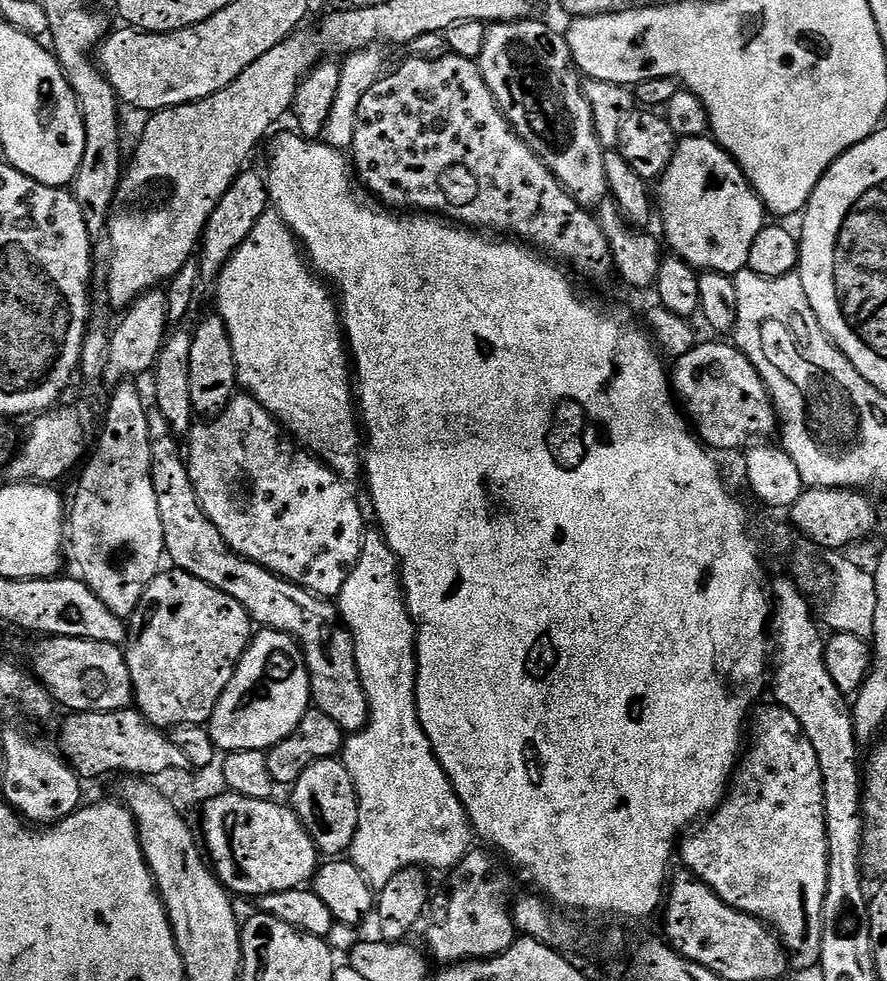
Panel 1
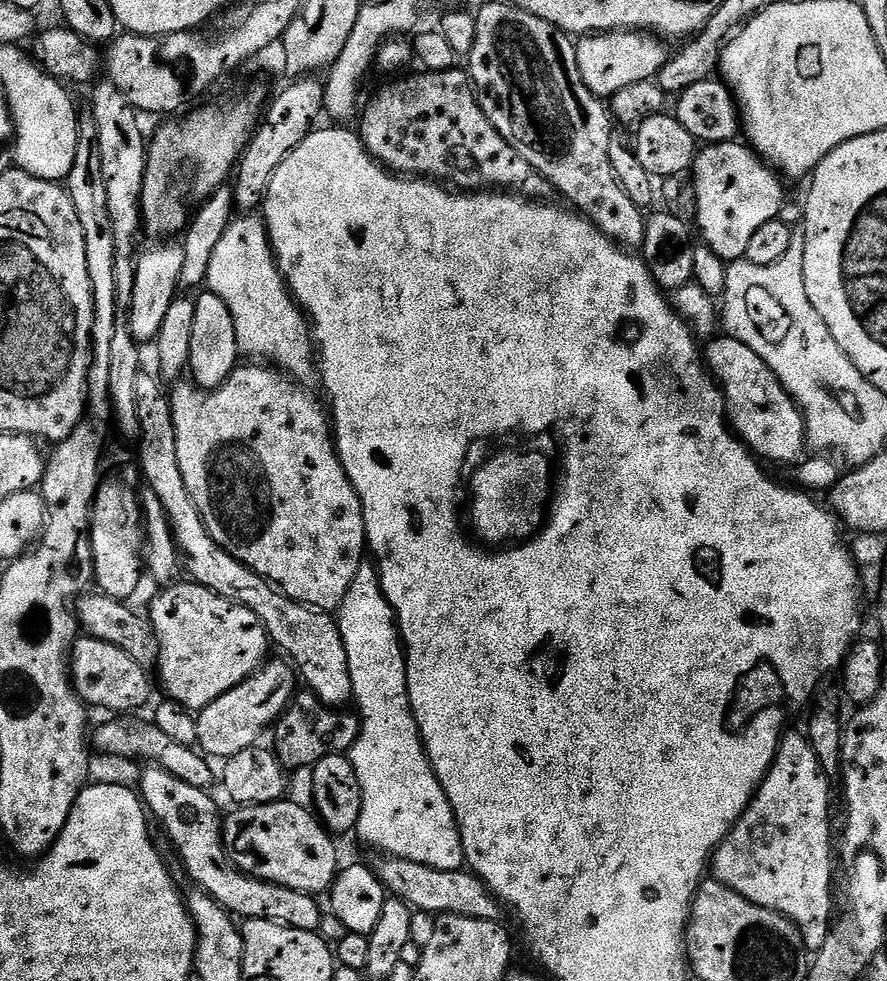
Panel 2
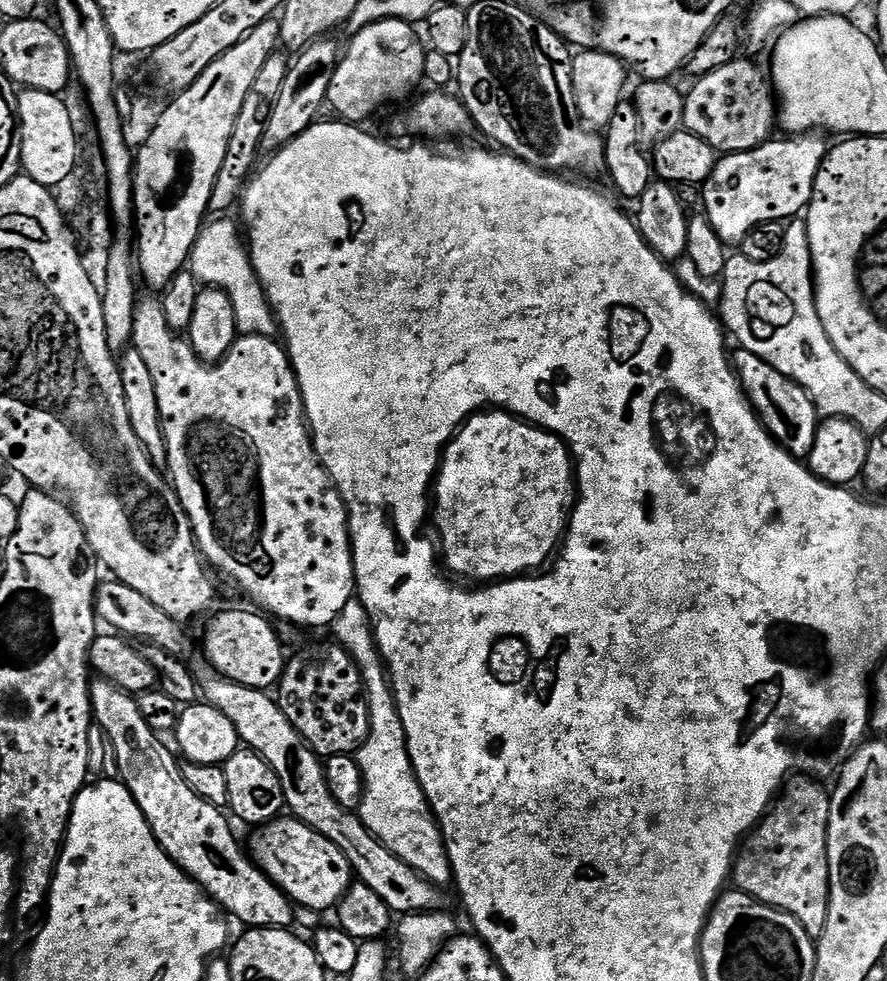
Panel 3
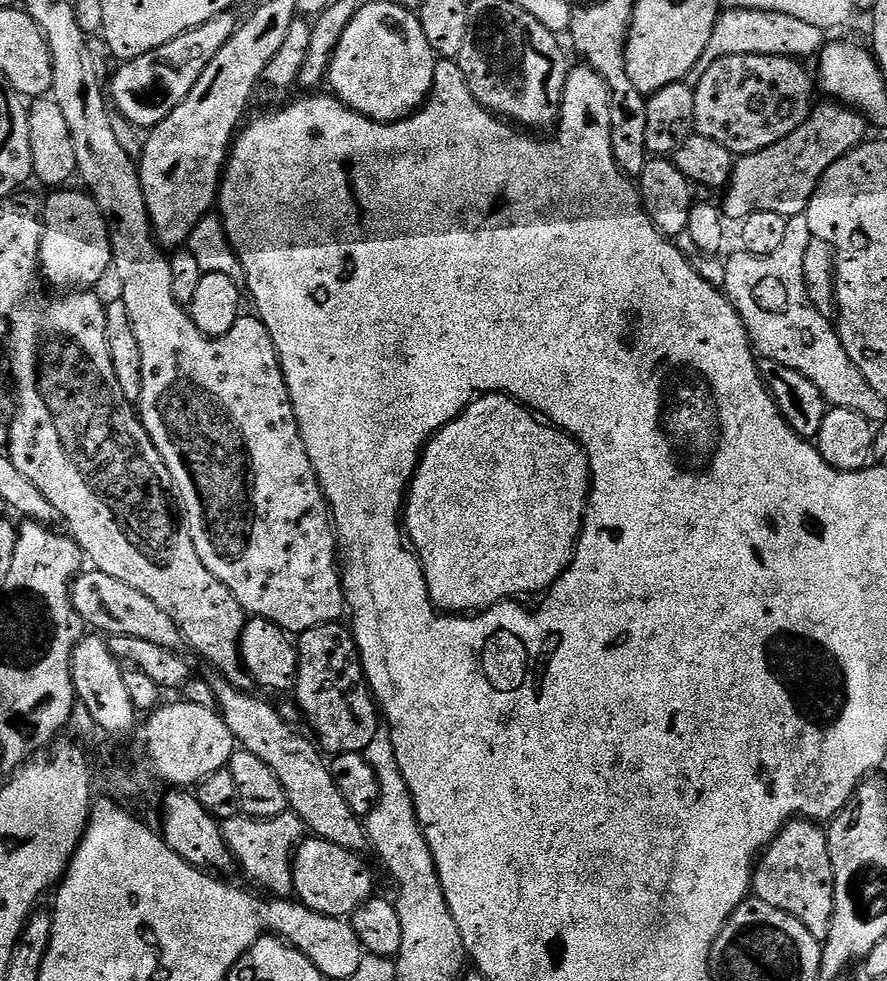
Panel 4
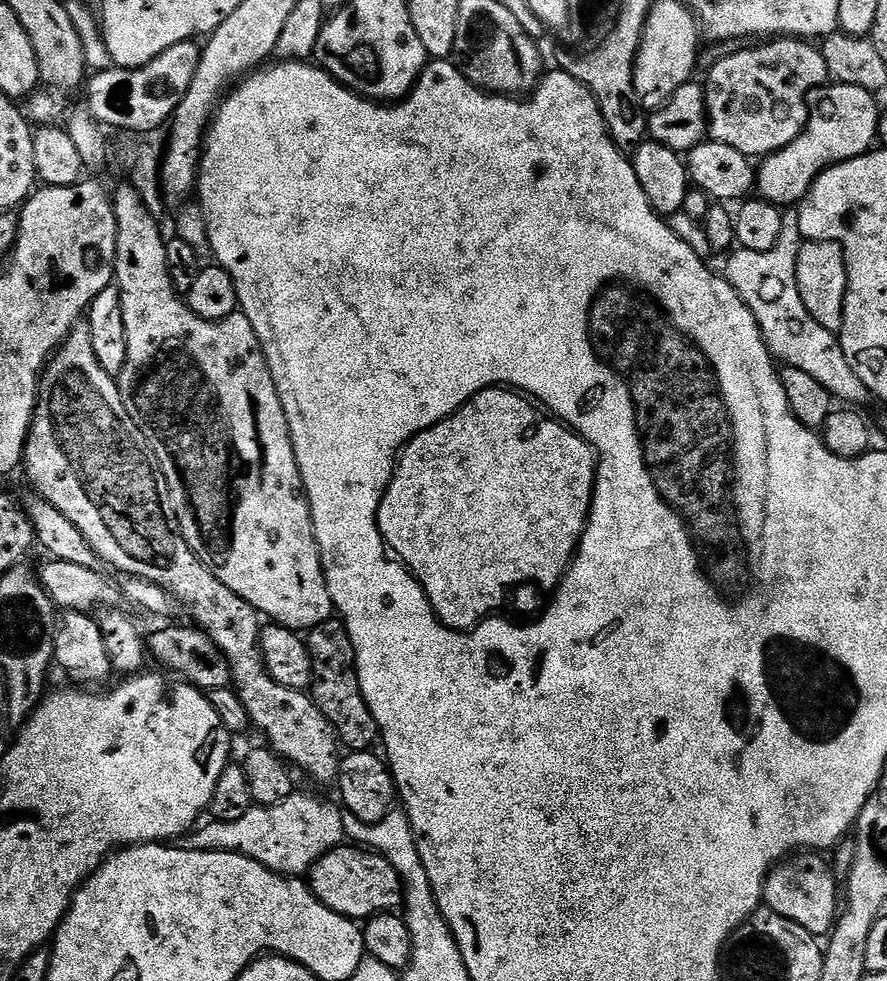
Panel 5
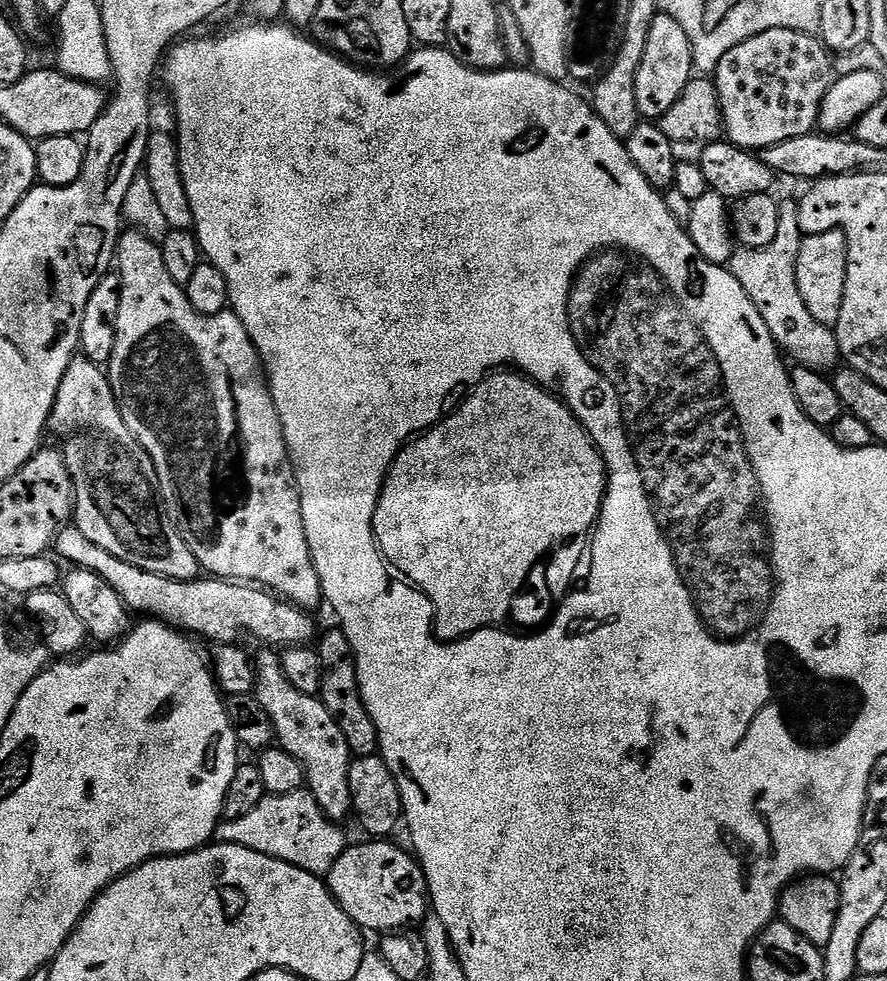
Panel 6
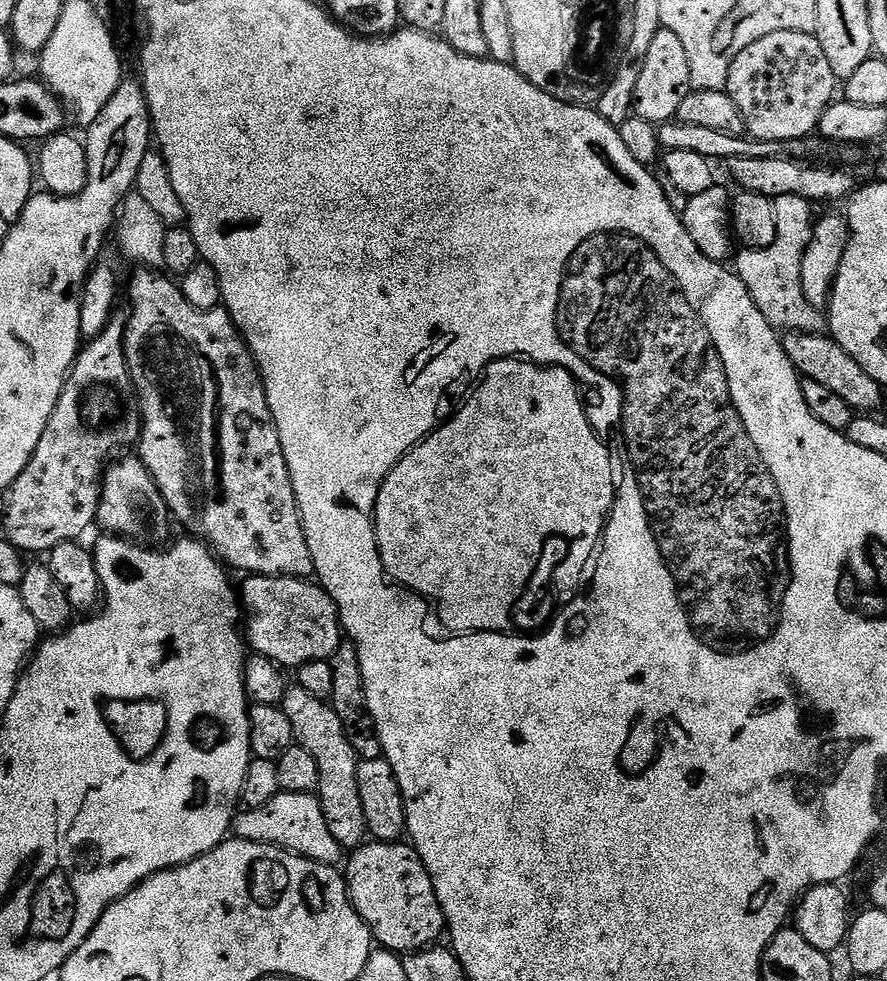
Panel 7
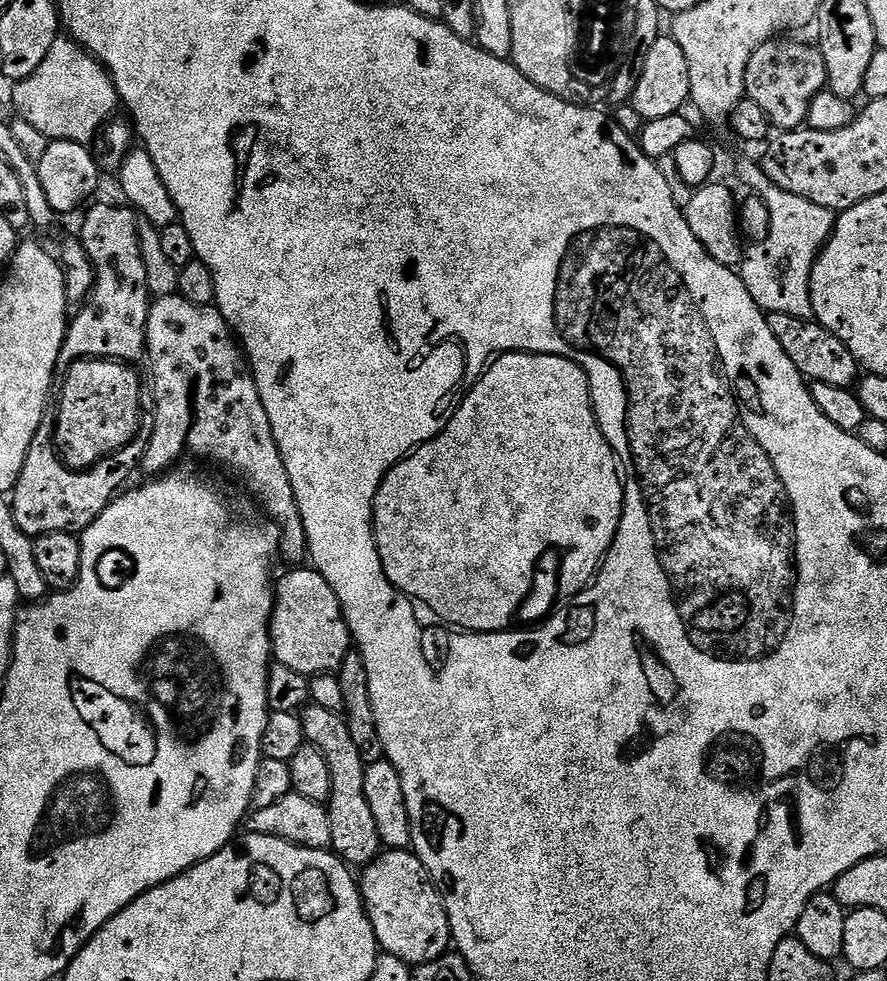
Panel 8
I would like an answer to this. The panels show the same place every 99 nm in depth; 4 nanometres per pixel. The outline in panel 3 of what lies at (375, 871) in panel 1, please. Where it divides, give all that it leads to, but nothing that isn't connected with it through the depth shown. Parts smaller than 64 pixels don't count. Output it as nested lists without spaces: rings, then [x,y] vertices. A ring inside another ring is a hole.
[[[353,598],[346,602],[346,610],[338,614],[334,631],[335,643],[346,649],[360,667],[364,679],[364,697],[368,699],[370,710],[370,734],[364,745],[354,753],[364,779],[364,801],[358,809],[360,821],[384,843],[386,850],[390,850],[398,858],[402,858],[402,862],[421,872],[432,884],[451,885],[452,867],[448,861],[440,826],[414,774],[414,766],[408,753],[406,730],[398,714],[387,667],[376,648],[372,619],[359,599]]]

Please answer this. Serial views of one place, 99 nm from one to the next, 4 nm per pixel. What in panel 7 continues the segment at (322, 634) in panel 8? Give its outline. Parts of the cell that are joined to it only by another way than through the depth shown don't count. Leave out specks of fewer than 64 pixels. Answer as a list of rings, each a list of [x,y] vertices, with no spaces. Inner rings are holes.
[[[255,574],[249,575],[245,580],[248,581],[244,584],[244,592],[242,588],[242,608],[246,613],[246,644],[255,655],[270,658],[284,670],[295,670],[306,662],[331,661],[342,642],[340,614],[330,594],[326,594],[326,590],[319,583],[299,576]]]

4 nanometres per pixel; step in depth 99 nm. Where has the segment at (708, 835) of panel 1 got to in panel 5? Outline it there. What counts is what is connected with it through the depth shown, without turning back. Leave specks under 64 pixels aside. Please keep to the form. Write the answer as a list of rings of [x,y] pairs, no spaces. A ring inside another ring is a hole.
[[[804,850],[799,854],[793,854],[783,862],[776,865],[768,873],[768,880],[764,883],[763,903],[774,909],[782,918],[790,918],[790,922],[798,922],[807,932],[817,938],[824,938],[829,935],[838,917],[838,906],[836,908],[836,876],[833,865],[823,860],[823,855],[812,850]]]

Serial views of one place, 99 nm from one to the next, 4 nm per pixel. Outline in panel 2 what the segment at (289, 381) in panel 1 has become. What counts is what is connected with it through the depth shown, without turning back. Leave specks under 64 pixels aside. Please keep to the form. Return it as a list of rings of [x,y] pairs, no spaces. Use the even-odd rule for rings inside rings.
[[[244,214],[233,219],[226,234],[218,238],[214,258],[210,258],[206,288],[226,302],[230,318],[234,318],[234,334],[238,334],[241,357],[275,366],[297,382],[308,382],[304,380],[317,375],[310,321],[288,291],[284,275],[272,254],[268,225],[259,215]]]

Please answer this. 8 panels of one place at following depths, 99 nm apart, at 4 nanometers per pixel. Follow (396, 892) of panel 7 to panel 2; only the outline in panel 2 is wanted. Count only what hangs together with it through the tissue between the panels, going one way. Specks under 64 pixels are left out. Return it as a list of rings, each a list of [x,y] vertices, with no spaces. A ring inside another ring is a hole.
[[[285,798],[274,802],[273,804],[250,804],[247,806],[237,807],[236,812],[232,812],[223,817],[222,820],[222,831],[224,833],[224,848],[228,851],[228,859],[232,867],[237,868],[239,872],[244,872],[247,876],[254,877],[255,880],[264,880],[268,884],[277,884],[283,888],[289,888],[290,890],[298,890],[299,892],[304,892],[308,896],[319,897],[320,892],[327,893],[332,887],[332,883],[336,881],[338,875],[338,869],[341,867],[340,860],[336,857],[336,844],[333,837],[330,835],[327,828],[320,823],[319,819],[311,811],[308,812],[300,804],[295,804],[291,798]]]

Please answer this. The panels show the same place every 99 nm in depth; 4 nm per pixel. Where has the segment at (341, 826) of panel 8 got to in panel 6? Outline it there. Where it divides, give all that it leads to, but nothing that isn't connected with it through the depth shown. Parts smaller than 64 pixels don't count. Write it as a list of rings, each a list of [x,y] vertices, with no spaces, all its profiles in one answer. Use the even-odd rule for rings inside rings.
[[[260,651],[264,652],[255,653],[254,656],[256,665],[254,695],[257,702],[262,706],[262,710],[266,710],[266,714],[270,714],[270,722],[276,731],[275,743],[282,750],[286,750],[286,754],[294,754],[294,758],[298,758],[298,762],[304,767],[306,788],[317,800],[317,804],[323,810],[326,818],[335,822],[343,822],[342,820],[346,819],[347,816],[349,819],[353,815],[353,811],[348,775],[354,757],[346,742],[346,734],[342,734],[342,730],[338,730],[338,722],[334,722],[334,718],[330,718],[330,710],[326,710],[326,706],[321,702],[319,696],[302,694],[302,690],[294,690],[294,686],[290,686],[290,678],[286,678],[286,674],[282,670],[279,651]]]

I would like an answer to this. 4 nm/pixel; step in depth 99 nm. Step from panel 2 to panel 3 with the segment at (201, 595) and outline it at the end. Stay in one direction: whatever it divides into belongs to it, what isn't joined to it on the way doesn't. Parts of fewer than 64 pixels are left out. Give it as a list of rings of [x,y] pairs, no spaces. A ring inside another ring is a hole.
[[[228,608],[218,613],[204,632],[202,651],[214,670],[218,670],[226,679],[242,686],[272,690],[279,685],[284,673],[286,644],[280,639],[274,624],[272,628],[273,621],[267,615],[256,612],[247,612],[244,608]]]

